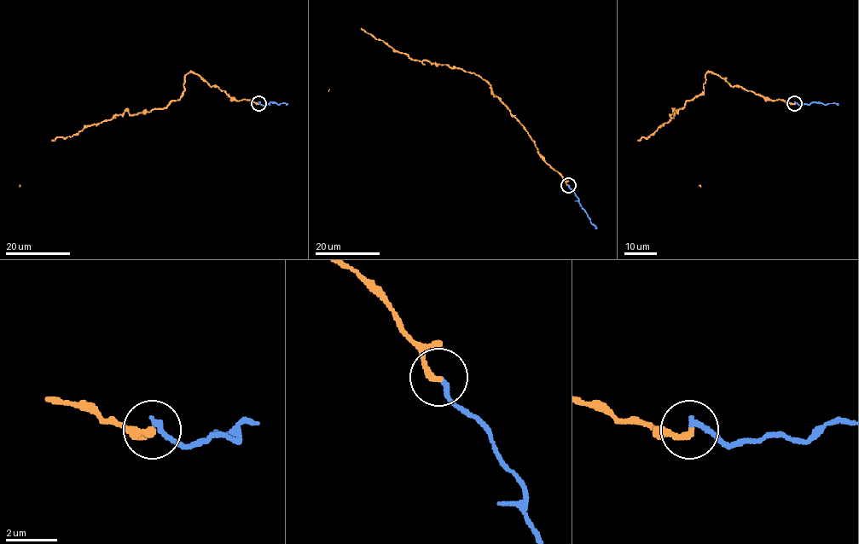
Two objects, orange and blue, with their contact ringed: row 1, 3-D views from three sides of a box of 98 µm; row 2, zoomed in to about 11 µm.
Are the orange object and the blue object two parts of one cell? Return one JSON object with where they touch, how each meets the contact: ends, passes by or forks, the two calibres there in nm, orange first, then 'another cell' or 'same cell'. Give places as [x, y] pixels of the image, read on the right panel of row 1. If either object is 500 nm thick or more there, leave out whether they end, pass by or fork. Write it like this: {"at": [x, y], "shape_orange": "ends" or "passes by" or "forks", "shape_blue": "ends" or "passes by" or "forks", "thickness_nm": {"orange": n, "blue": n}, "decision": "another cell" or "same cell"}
{"at": [794, 103], "shape_orange": "ends", "shape_blue": "ends", "thickness_nm": {"orange": 240, "blue": 200}, "decision": "same cell"}

